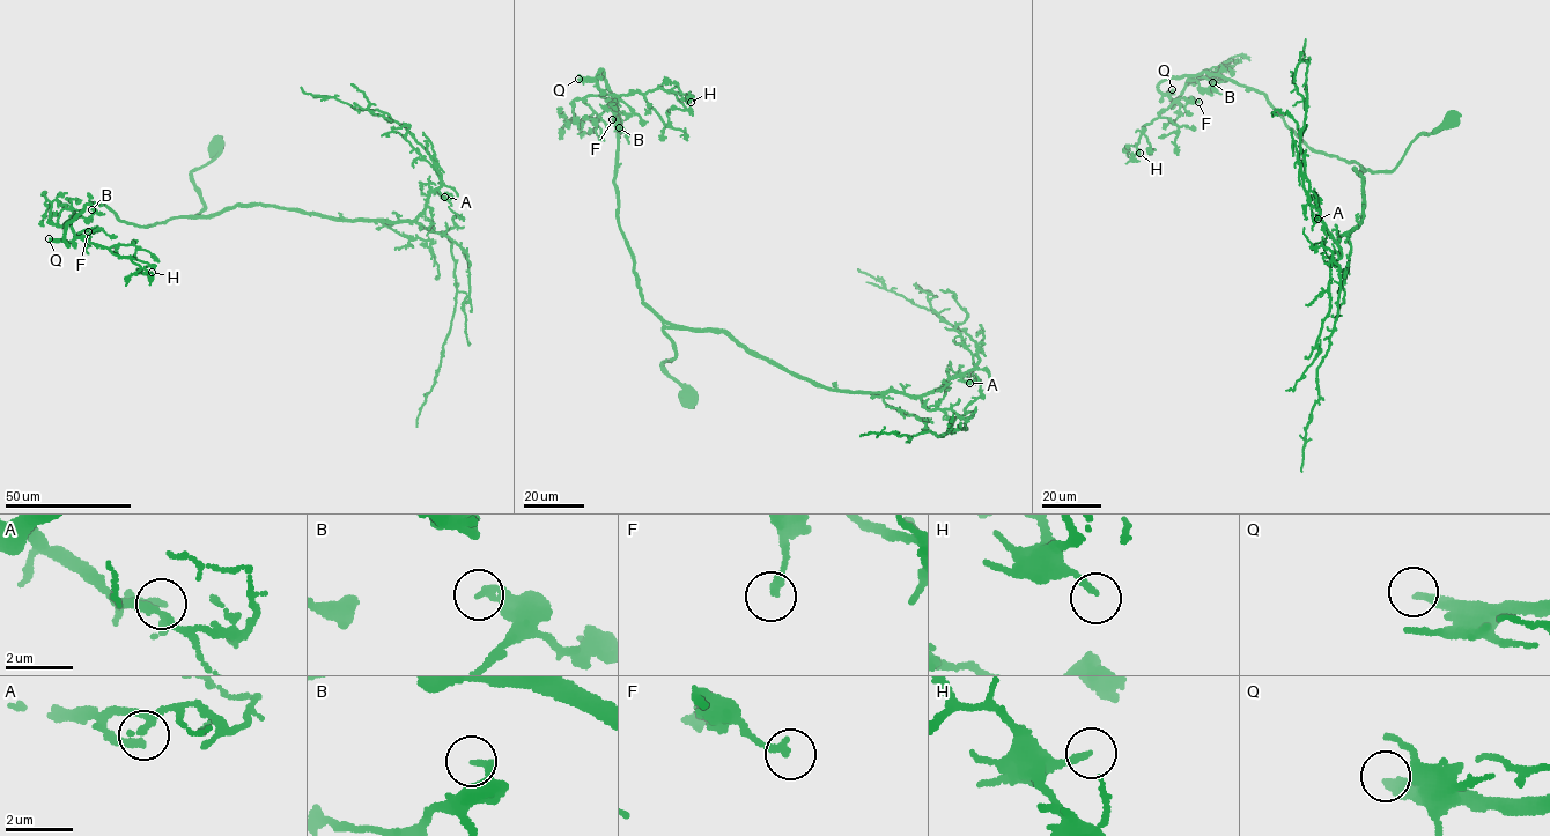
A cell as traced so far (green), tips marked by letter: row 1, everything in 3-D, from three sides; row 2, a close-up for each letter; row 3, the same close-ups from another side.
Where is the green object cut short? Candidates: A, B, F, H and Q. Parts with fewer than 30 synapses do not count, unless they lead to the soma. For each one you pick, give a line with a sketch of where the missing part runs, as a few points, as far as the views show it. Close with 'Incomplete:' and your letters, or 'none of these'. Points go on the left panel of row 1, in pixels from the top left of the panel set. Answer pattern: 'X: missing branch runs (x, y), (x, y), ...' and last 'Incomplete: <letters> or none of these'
Incomplete: Q

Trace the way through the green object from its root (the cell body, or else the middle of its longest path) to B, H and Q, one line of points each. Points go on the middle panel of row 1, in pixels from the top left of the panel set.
B: (688, 397), (662, 364), (674, 341), (642, 301), (619, 224), (619, 113), (602, 69), (619, 127)
H: (688, 397), (619, 224), (619, 113), (598, 75), (605, 94), (691, 102)
Q: (688, 397), (662, 364), (676, 357), (674, 341), (642, 301), (619, 224), (618, 109), (603, 69), (578, 79)

